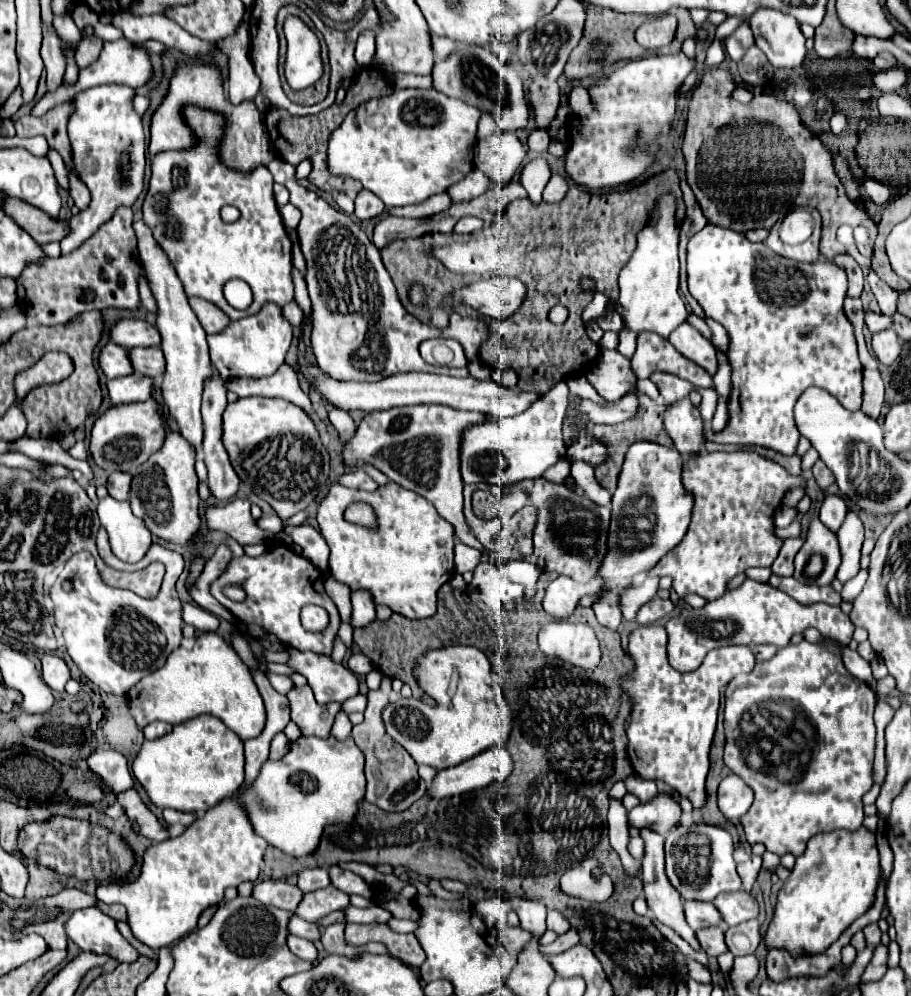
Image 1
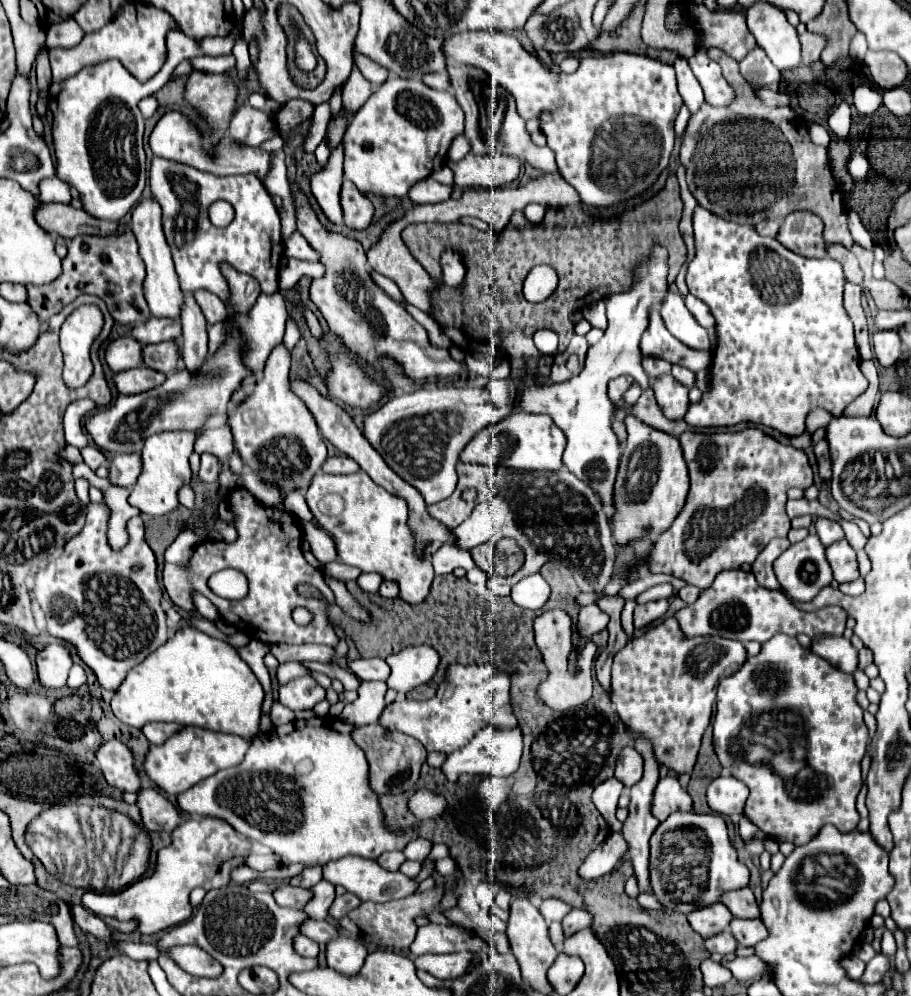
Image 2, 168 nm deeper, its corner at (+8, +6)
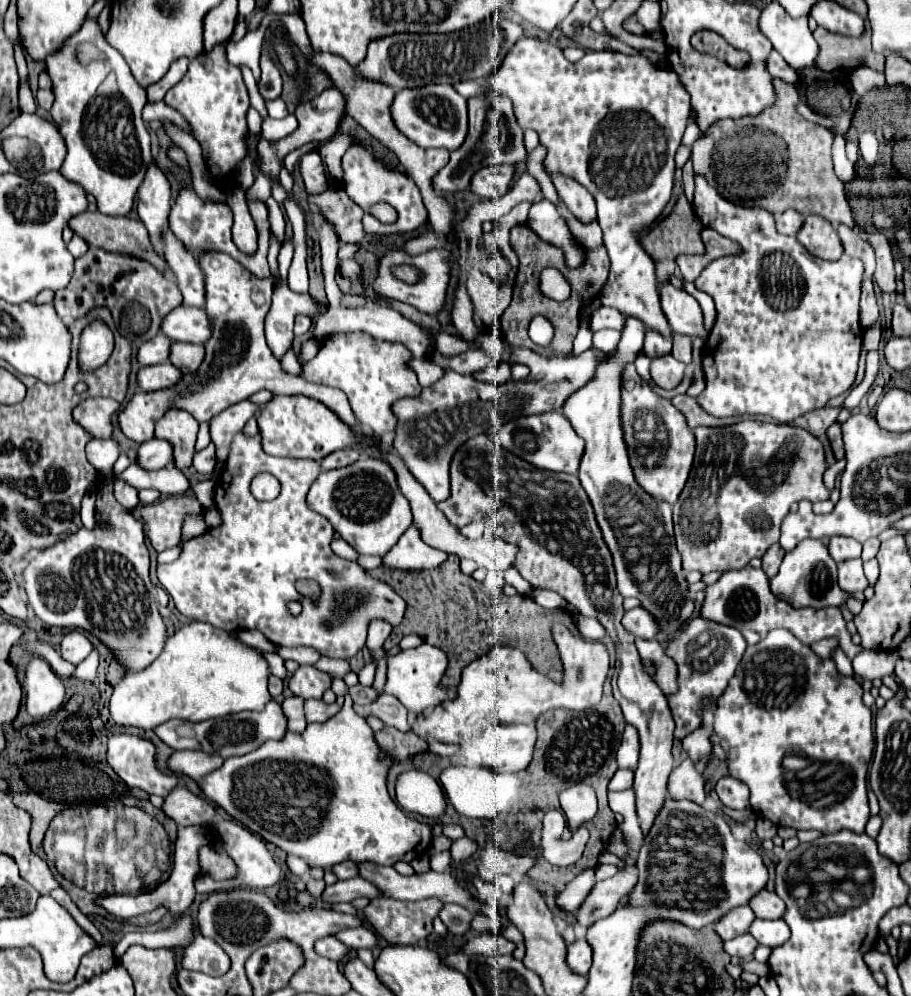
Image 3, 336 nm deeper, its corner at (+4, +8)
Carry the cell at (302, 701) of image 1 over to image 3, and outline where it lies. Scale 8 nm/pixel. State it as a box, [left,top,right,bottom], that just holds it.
[288,666,330,700]

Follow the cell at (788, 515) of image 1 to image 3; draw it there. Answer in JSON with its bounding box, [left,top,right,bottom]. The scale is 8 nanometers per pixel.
[861,538,881,562]

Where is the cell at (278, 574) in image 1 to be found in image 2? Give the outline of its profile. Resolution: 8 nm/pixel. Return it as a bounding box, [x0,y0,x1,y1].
[162,488,338,648]

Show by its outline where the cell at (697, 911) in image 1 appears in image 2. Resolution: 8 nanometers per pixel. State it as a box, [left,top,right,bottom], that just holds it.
[688,902,734,938]

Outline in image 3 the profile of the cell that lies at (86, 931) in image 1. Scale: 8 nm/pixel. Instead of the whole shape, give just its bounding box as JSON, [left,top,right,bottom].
[180,934,230,976]

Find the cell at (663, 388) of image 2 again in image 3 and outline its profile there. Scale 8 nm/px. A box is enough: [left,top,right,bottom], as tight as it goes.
[650,356,684,390]

